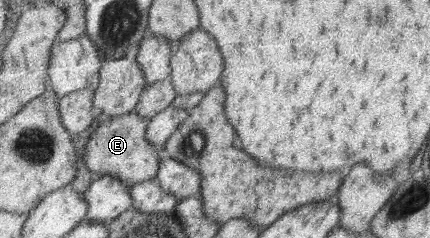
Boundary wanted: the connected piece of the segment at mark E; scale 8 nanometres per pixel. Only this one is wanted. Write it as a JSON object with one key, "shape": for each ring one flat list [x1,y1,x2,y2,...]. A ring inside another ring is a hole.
{"shape":[[135,111,104,118,102,124,94,127,86,144,83,165,87,171,95,172,100,176,116,176,131,188,139,181,154,179,159,173,159,165,166,157,166,152,165,148,154,145,147,138,149,125,150,120]]}

